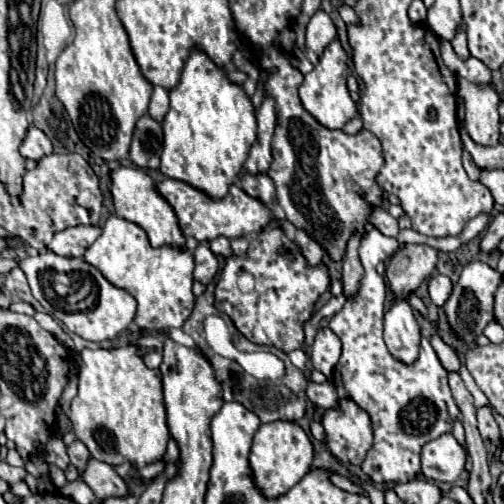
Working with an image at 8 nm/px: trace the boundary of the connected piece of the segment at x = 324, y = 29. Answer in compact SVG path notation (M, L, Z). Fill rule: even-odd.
M317 10L315 16L311 18L309 26L307 26L307 58L311 60L311 64L317 64L325 46L337 36L335 24L329 18L327 12Z

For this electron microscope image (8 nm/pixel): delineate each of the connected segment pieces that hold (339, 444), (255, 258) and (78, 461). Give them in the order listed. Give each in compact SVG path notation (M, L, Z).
M341 398L339 408L327 410L323 416L323 428L327 432L327 448L345 464L361 466L367 450L373 442L373 430L369 426L367 412L359 410L353 402Z
M263 230L251 244L243 258L231 256L227 258L227 264L219 276L217 288L215 288L215 302L221 308L223 314L227 314L237 330L249 338L255 344L267 344L275 346L283 352L291 352L295 348L303 346L303 324L311 318L311 312L315 310L317 298L329 288L329 274L323 266L311 268L307 262L303 262L303 254L295 242L291 242L285 234L285 230Z
M75 440L75 442L67 448L67 454L69 454L69 458L71 458L71 464L77 468L77 472L81 472L81 474L83 474L85 466L87 466L87 460L91 458L91 454L89 454L87 446L85 446L83 442Z

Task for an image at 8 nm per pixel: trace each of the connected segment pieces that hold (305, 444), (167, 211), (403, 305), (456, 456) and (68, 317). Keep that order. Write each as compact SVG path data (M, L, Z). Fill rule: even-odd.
M277 420L269 424L261 424L261 428L253 436L253 448L251 448L251 468L255 474L255 484L259 490L269 496L281 496L291 486L295 486L311 468L313 462L313 444L307 436L307 432L289 420Z
M119 166L117 170L111 172L111 194L113 194L113 204L115 204L115 212L119 218L125 218L129 222L135 222L137 226L141 226L149 238L149 244L153 248L161 248L161 246L173 246L173 248L185 248L185 238L179 230L177 224L177 216L171 210L171 206L159 196L159 192L155 190L153 180L141 172L139 168L127 168L127 166Z
M395 300L385 314L385 344L391 356L403 364L413 364L419 358L419 324L407 300Z
M443 434L423 446L421 474L433 480L455 482L465 468L465 448L453 434Z
M47 250L33 258L21 260L19 266L27 274L33 298L45 308L45 312L85 340L111 340L125 332L133 322L135 298L131 298L131 294L125 290L111 286L111 282L107 282L99 270L81 258L63 258Z

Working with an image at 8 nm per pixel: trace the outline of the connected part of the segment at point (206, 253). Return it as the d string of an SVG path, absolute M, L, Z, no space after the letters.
M199 244L197 250L195 250L195 254L193 254L193 258L195 258L195 272L193 272L193 278L195 278L197 282L201 282L201 284L213 282L217 270L219 270L219 262L217 262L215 254L213 254L207 246Z

